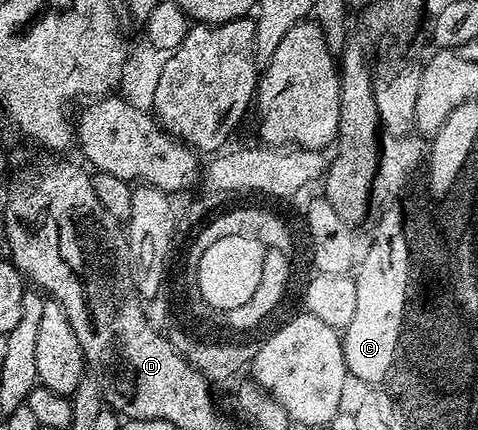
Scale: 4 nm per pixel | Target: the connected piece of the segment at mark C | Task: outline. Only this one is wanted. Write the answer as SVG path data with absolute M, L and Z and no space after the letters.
M392 208L383 210L385 212L374 229L370 246L367 249L365 246L364 256L357 262L353 274L356 311L352 314L352 323L348 323L341 334L346 372L353 380L354 377L358 381L382 381L385 377L387 380L400 352L404 328L402 320L406 317L406 304L408 307L406 257L412 252L412 241L405 219Z

